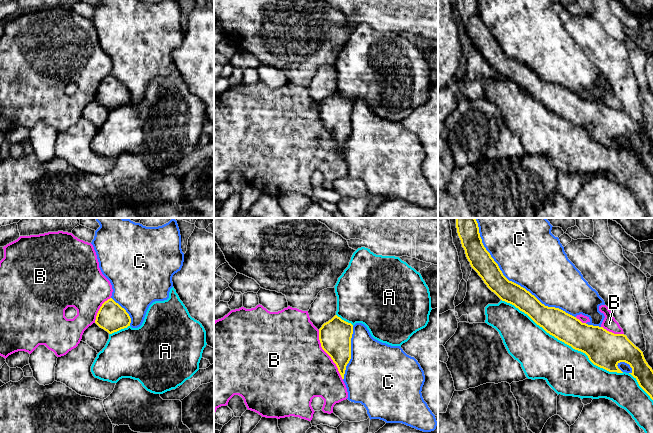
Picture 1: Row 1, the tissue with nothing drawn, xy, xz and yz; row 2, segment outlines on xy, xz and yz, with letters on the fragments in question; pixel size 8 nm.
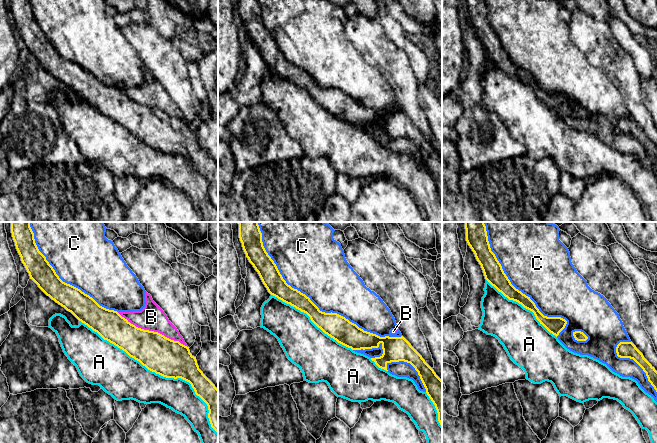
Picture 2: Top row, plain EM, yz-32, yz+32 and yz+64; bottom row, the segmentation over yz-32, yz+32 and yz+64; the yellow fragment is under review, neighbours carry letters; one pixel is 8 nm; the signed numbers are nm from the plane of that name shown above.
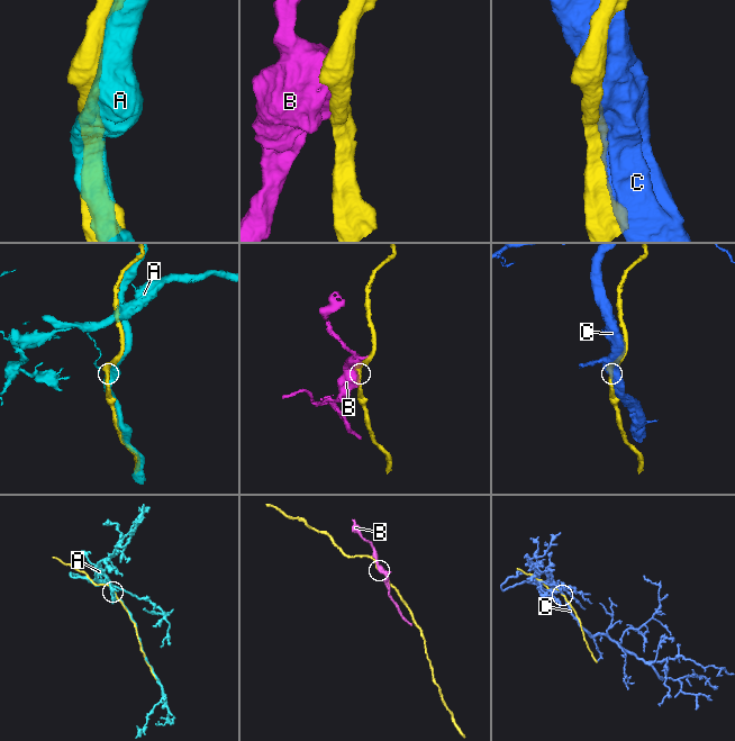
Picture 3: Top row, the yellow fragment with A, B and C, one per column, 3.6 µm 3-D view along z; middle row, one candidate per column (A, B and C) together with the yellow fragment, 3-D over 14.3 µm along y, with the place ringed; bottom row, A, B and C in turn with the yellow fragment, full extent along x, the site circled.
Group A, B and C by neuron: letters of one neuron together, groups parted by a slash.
A / B / C

